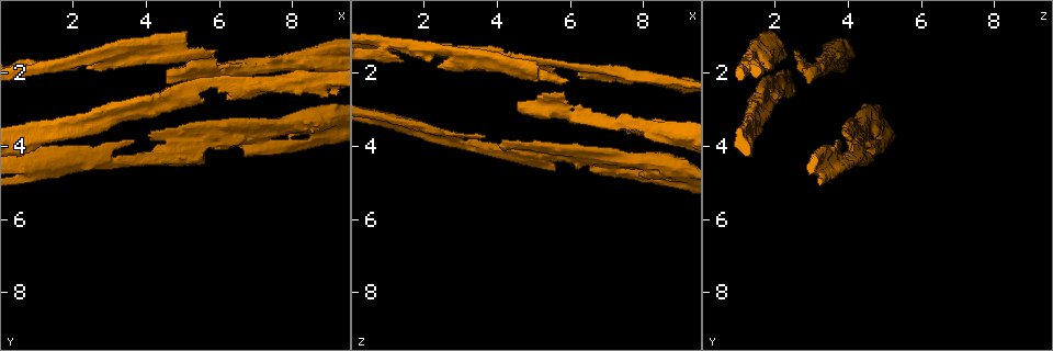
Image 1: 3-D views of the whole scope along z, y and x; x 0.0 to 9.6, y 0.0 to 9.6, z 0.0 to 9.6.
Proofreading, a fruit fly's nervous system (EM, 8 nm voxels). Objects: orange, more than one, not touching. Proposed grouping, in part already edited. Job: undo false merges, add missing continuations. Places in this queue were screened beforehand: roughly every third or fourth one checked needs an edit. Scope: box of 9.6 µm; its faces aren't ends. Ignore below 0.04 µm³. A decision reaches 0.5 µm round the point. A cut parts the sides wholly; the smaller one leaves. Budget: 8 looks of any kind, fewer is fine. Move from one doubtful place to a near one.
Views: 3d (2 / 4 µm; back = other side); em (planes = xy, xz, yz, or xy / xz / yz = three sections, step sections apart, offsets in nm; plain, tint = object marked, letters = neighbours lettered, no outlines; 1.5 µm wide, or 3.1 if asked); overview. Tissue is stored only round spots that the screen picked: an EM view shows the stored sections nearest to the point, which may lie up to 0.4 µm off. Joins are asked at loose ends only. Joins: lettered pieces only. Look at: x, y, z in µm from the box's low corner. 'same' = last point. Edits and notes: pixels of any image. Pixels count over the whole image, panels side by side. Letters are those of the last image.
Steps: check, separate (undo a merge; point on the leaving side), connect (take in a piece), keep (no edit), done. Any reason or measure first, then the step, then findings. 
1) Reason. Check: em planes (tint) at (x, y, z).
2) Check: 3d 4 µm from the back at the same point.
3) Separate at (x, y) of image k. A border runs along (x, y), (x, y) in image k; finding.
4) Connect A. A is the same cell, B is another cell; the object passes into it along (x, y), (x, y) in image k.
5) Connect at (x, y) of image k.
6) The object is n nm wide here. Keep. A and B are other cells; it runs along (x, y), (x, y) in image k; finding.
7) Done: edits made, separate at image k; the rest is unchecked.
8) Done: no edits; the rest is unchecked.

Thick turns thin. Check: 3d 2 µm at (7.15, 3.50, 4.45).

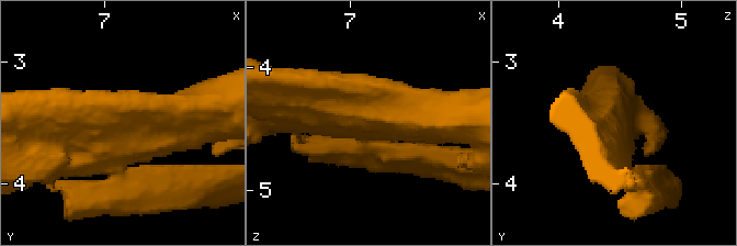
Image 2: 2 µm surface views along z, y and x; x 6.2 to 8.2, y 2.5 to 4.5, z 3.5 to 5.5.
Need the tissue. Check: em planes (plain) at (7.12, 3.52, 4.40).

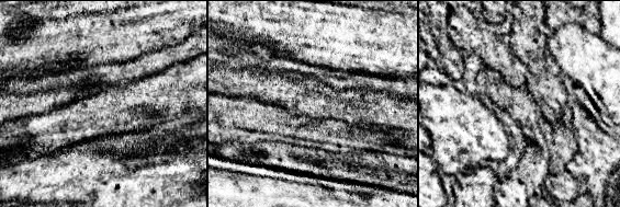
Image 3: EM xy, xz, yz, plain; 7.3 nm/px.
Check: em planes (letters) at the same point.

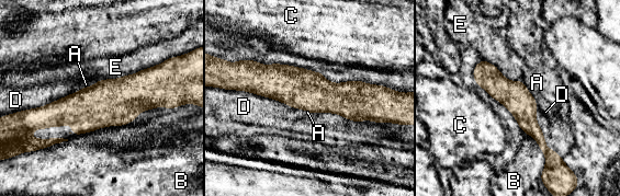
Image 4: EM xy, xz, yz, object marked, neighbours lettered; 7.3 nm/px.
Keep. A, B, C, D and E are other cells; it runs along (165, 93), (34, 111) in image 4; all the same neuron.

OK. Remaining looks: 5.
Arms part here. Check: 3d 2 µm at (5.30, 2.40, 1.70).

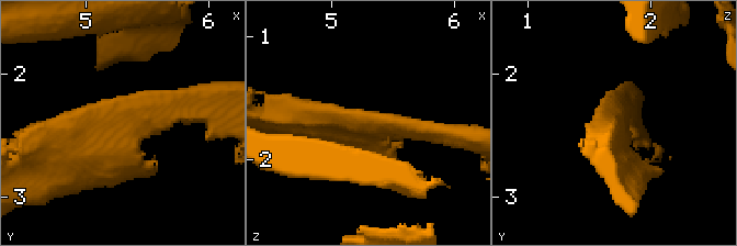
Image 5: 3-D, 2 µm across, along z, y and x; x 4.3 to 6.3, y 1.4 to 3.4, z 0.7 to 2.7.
Shape alone is not enough. Check: em planes (letters) at (5.30, 2.34, 1.70).

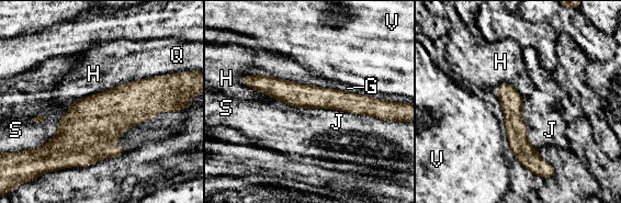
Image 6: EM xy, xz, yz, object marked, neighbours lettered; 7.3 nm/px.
The object is 160 nm wide here. Keep. G, H, J, Q, S and V are other cells; it runs along (246, 80), (300, 96), (375, 102) in image 6; continuous, no second neuron.

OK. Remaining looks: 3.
Calibre changes. Check: 3d 4 µm at (7.10, 2.35, 1.95).

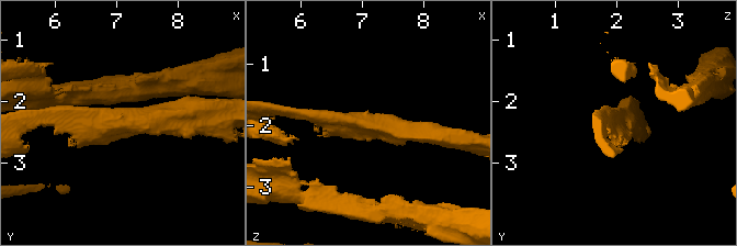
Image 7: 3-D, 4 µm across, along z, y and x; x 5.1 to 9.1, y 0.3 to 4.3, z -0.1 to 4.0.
Shape alone is not enough. Check: em xz step 4 (tint) at (7.10, 2.35, 1.95).

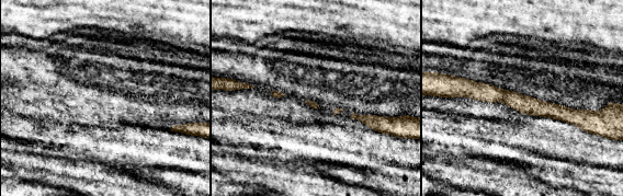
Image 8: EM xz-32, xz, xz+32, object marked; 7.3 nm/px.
Check: em xz step 4 (letters) at the same point.

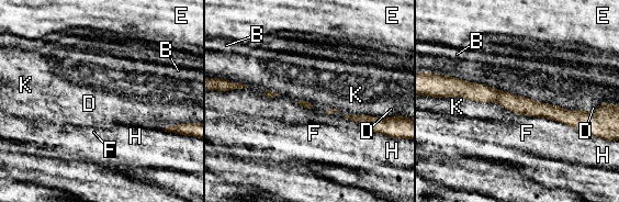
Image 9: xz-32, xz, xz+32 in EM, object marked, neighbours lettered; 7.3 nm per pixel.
Keep. B, D, E, F, H and K are other cells; a border runs along (516, 114), (542, 116), (572, 127) in image 9; one neuron here.

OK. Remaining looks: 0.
Done: no edits; the rest is unchecked.

